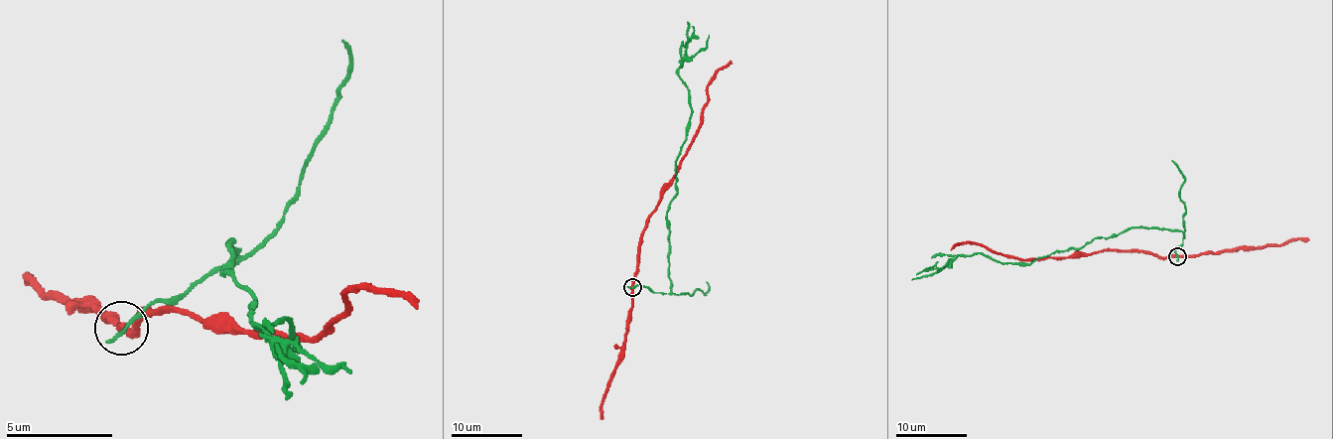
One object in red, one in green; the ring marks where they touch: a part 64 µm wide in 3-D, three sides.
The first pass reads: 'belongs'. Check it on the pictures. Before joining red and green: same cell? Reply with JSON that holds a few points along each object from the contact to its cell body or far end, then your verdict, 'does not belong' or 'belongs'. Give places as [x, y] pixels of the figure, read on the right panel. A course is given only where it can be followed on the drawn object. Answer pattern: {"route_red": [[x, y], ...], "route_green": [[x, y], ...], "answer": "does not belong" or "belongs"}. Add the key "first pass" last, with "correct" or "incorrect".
{"route_red": [[1178, 256], [1123, 251], [1019, 258], [999, 254], [970, 242], [956, 244], [950, 249]], "route_green": [[1178, 256], [1181, 231], [1127, 228], [1030, 263], [1005, 263], [975, 253], [911, 279]], "answer": "does not belong", "first pass": "incorrect"}

